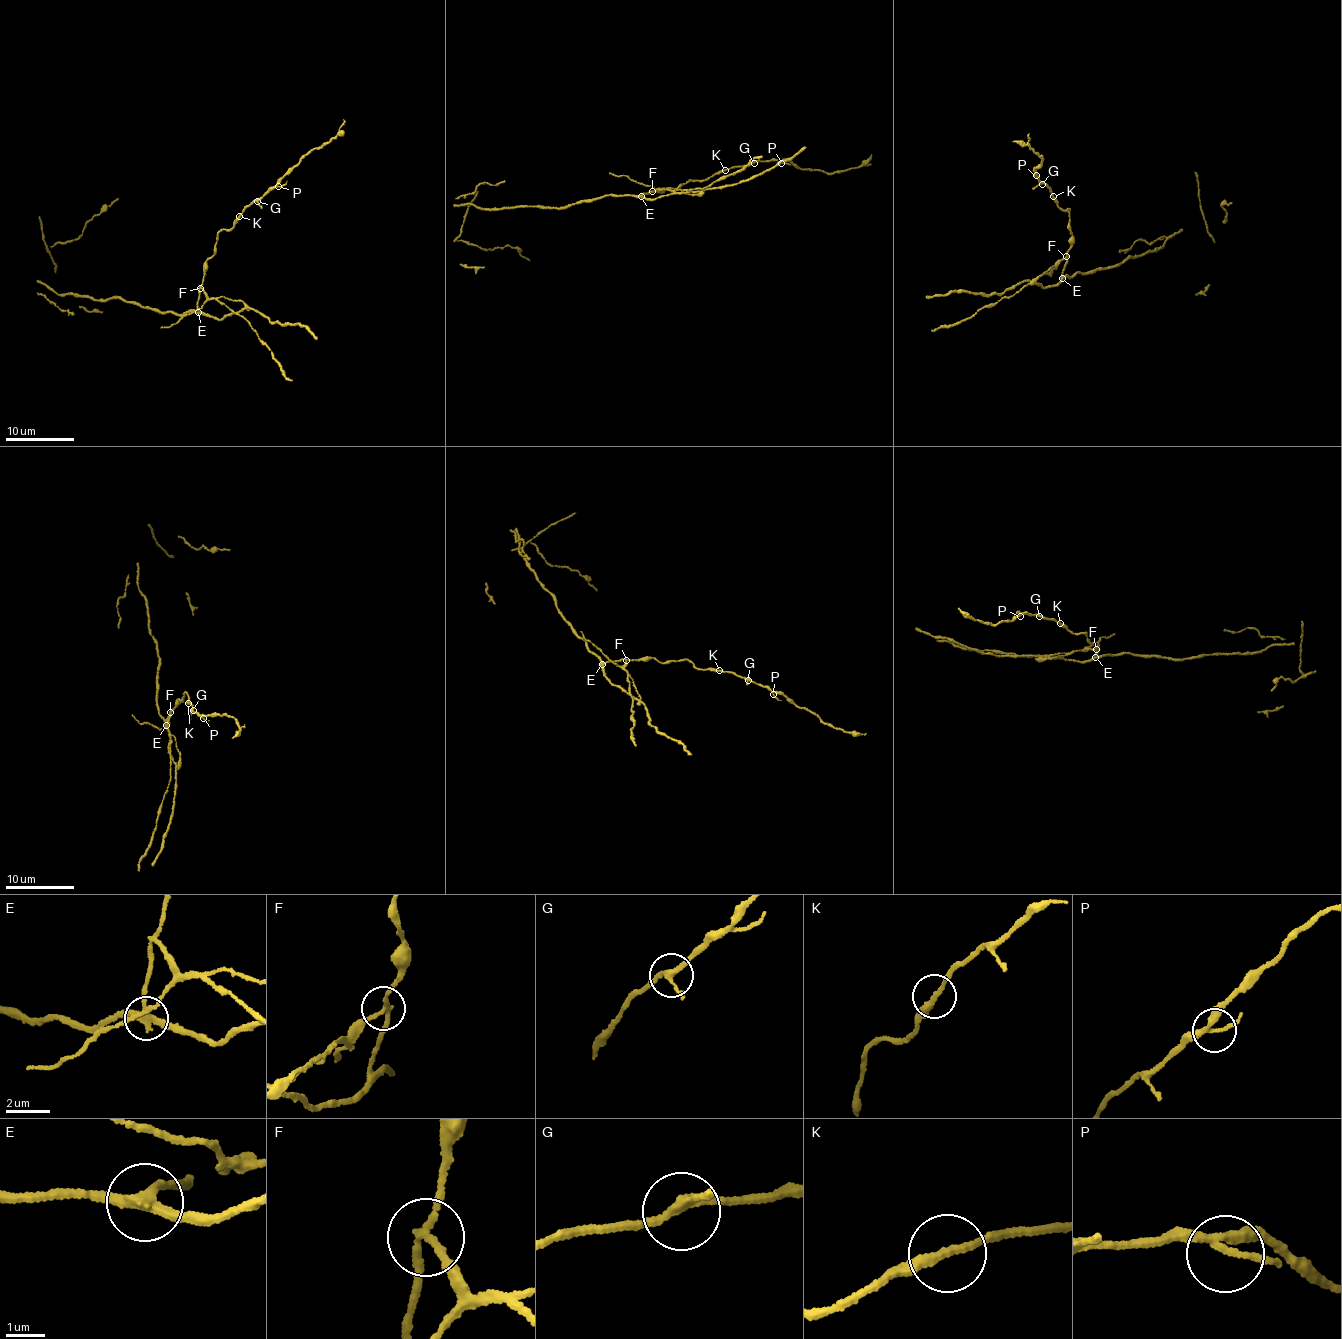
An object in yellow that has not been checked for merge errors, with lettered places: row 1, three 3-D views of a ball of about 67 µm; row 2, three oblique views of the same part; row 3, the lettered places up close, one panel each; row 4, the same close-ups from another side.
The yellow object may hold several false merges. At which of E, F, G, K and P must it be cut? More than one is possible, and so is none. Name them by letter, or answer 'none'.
E, F

